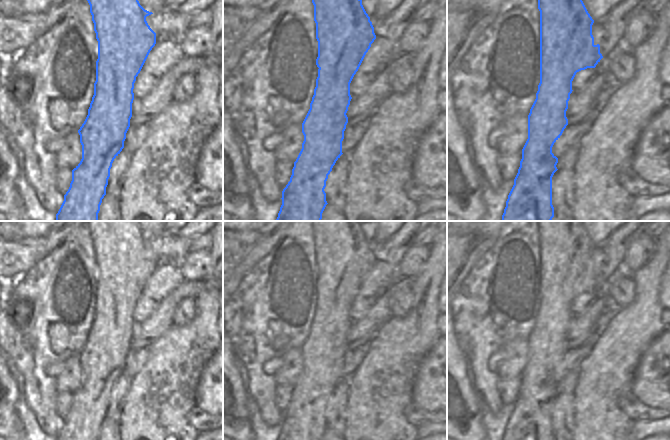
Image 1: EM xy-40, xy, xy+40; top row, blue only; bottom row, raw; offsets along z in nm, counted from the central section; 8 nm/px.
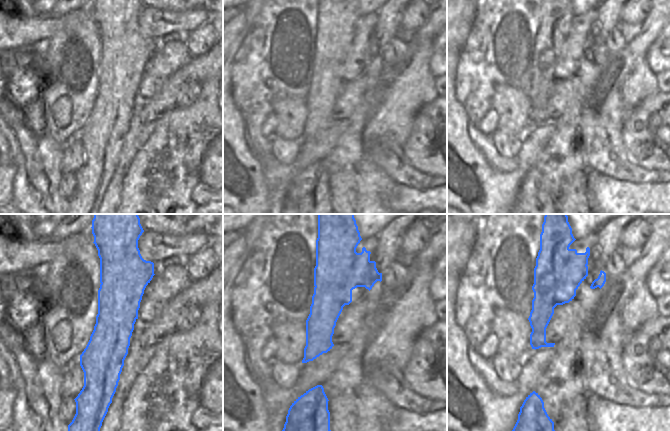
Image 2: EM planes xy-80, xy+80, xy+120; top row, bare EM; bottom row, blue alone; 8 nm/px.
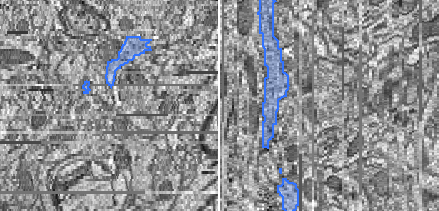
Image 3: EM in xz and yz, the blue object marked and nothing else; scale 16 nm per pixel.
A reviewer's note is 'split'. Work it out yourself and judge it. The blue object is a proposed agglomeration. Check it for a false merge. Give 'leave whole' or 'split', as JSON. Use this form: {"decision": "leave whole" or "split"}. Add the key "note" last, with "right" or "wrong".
{"decision": "split", "note": "right"}

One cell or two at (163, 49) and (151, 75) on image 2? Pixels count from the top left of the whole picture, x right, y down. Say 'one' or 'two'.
one

